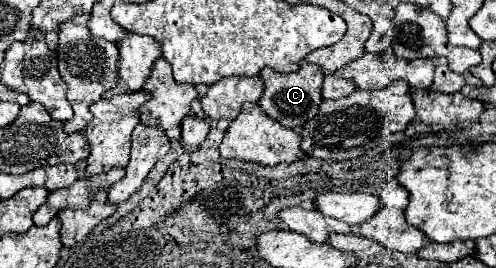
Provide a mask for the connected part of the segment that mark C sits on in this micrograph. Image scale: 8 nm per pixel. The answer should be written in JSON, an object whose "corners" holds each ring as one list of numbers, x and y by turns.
{"corners":[[303,60,301,68,293,74,281,74,273,68,263,68,261,78,265,82,265,92,257,102,269,118,287,126,287,128,301,128,307,120,311,120,319,112,321,104,321,86,323,86,323,70,317,64,309,64]]}

